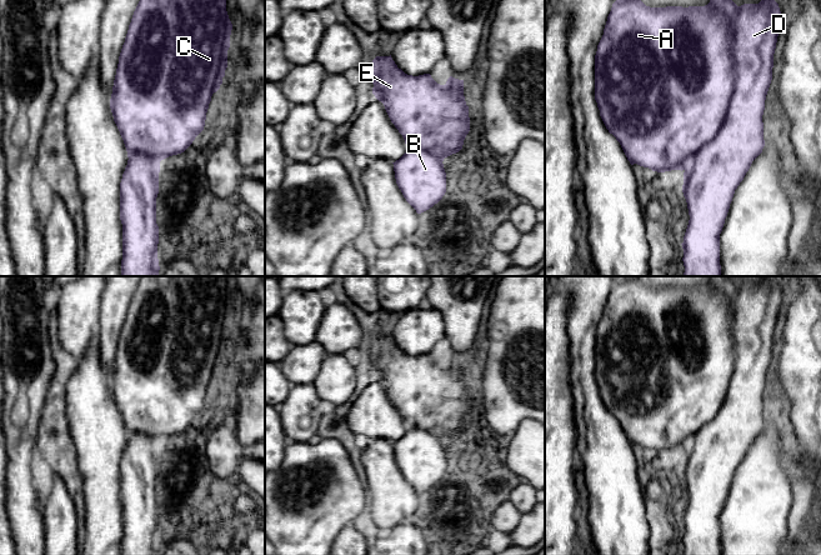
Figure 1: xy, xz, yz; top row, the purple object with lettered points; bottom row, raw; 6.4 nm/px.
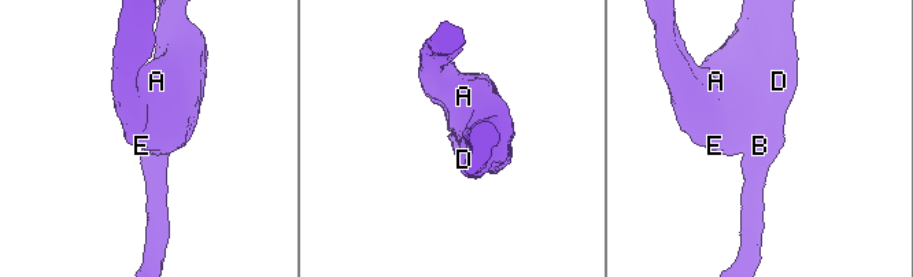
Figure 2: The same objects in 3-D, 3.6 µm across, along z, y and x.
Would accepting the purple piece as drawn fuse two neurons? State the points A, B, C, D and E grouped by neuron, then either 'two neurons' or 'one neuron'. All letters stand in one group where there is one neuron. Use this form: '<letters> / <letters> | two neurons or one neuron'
A B C D E | one neuron

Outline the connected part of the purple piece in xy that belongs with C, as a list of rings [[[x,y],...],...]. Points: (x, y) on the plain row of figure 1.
[[[141,276],[134,291],[125,322],[119,336],[119,344],[110,379],[110,389],[114,401],[124,420],[129,438],[120,462],[120,500],[122,504],[121,555],[159,555],[159,506],[156,504],[156,478],[159,474],[160,441],[169,436],[184,432],[192,424],[195,418],[204,410],[211,376],[220,369],[222,358],[225,356],[225,350],[227,348],[227,330],[230,328],[230,315],[232,310],[232,304],[226,291],[226,280],[229,278],[230,276]]]

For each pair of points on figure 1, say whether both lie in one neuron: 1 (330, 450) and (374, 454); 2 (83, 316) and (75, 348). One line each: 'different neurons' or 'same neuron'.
1: different neurons
2: same neuron

